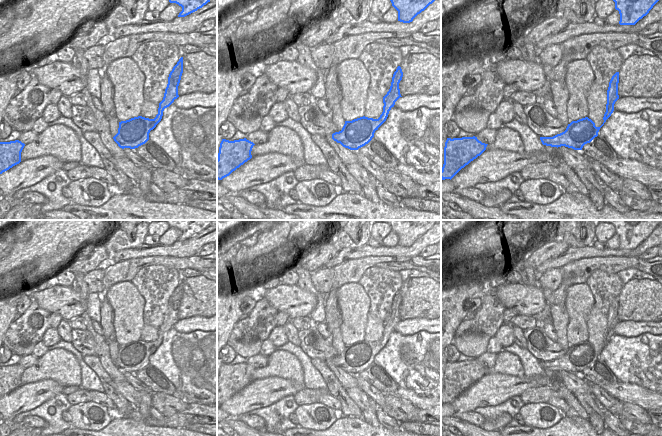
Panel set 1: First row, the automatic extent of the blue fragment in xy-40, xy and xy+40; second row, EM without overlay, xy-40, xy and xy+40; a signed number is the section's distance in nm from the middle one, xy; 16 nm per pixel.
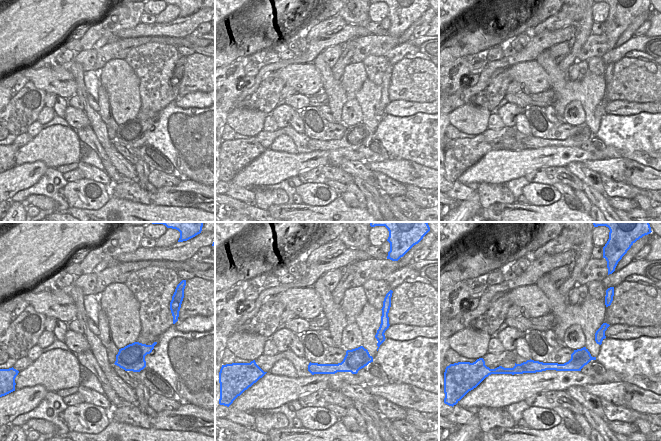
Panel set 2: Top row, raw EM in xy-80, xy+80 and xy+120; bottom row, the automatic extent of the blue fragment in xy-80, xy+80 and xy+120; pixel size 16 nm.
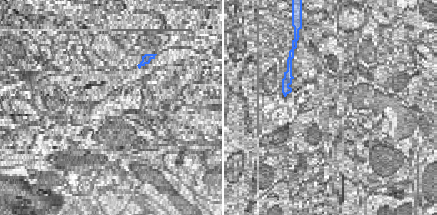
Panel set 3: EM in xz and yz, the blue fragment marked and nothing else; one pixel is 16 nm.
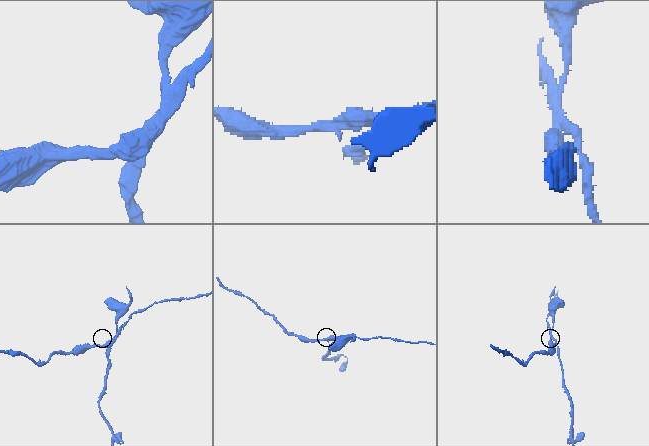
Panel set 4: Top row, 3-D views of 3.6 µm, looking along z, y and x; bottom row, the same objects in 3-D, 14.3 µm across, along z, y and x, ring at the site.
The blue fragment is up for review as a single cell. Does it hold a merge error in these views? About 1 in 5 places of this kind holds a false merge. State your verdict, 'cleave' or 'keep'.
cleave

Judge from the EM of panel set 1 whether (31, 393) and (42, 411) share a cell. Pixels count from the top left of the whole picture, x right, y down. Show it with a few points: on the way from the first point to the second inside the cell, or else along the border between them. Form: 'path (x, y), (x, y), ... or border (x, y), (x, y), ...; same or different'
border (59, 393), (17, 415); different

